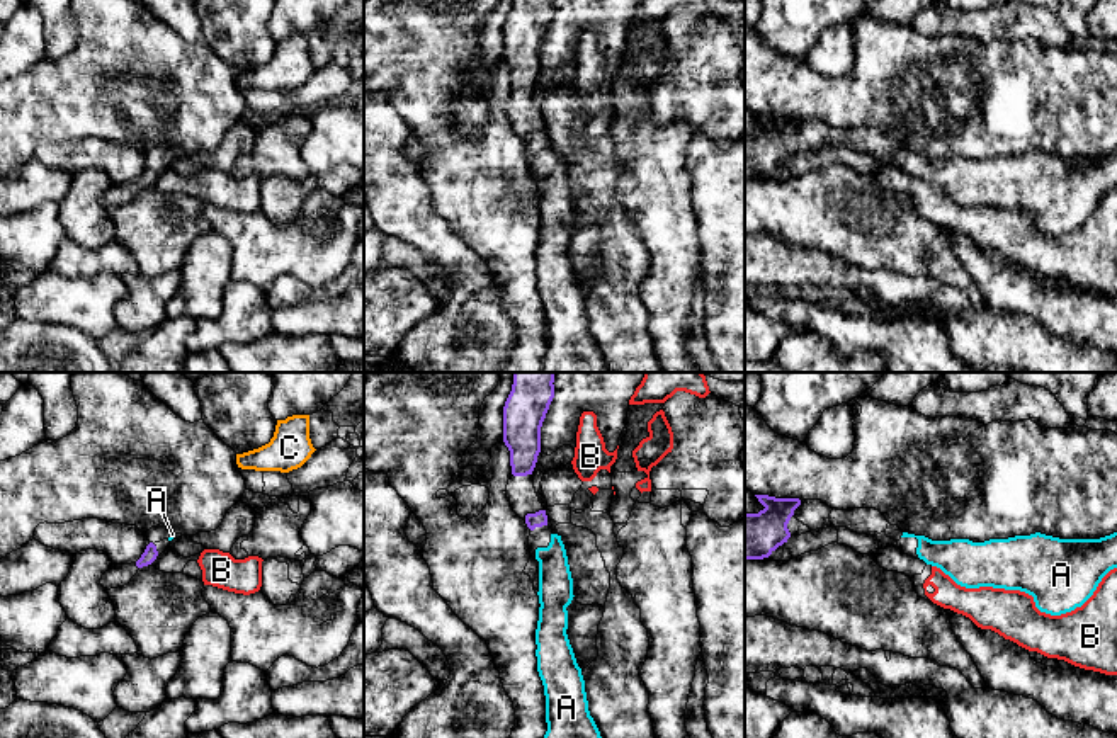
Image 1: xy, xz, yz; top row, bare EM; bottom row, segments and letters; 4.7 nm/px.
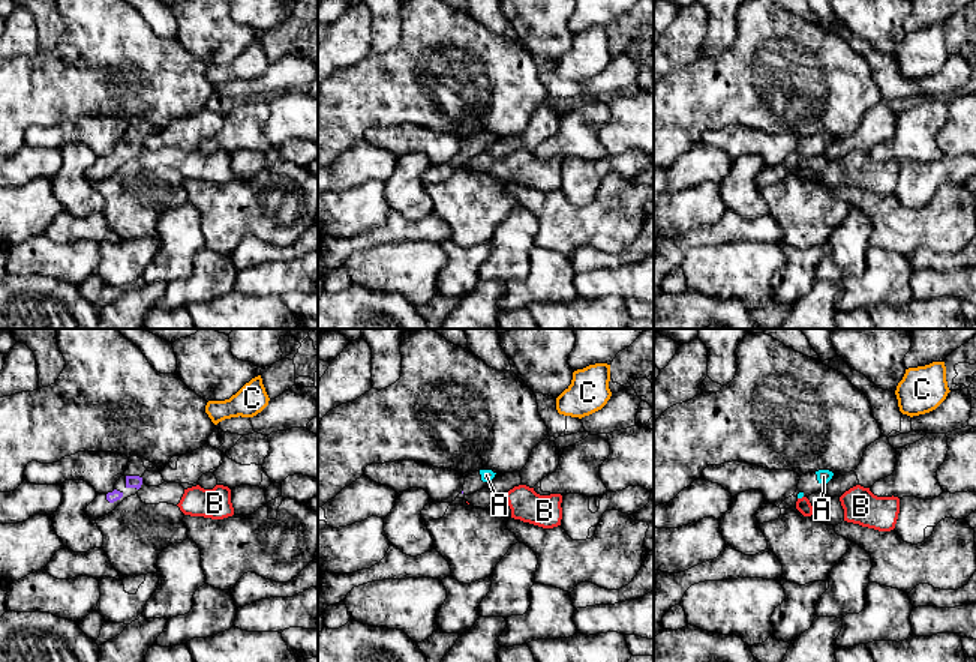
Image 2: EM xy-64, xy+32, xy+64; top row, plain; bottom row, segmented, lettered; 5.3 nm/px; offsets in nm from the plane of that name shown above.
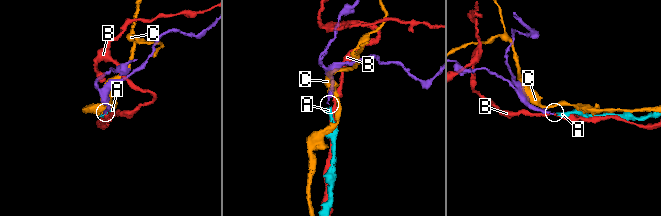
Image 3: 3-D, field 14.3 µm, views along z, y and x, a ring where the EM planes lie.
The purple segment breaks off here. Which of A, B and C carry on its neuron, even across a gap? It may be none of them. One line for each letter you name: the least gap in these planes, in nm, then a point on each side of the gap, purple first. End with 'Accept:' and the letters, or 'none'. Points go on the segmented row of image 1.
A: gap 50 nm; span xz (546, 524), (551, 534)
Accept: A

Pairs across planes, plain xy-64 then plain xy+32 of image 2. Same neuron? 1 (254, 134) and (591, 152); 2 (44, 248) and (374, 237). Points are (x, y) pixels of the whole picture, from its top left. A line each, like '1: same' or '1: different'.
1: same
2: different

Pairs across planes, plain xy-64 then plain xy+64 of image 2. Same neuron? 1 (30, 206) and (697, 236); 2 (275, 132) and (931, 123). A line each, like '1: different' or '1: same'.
1: different
2: different

